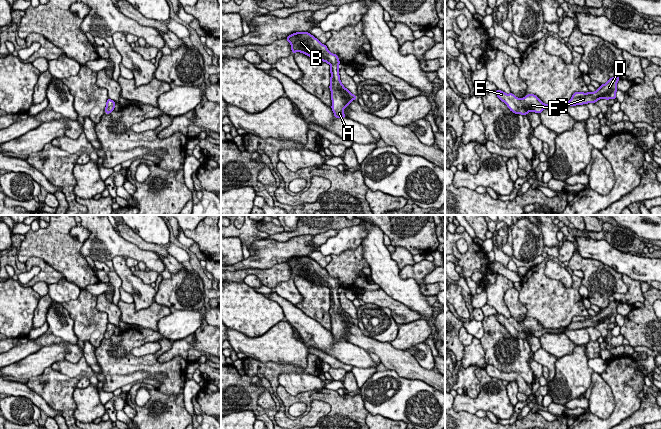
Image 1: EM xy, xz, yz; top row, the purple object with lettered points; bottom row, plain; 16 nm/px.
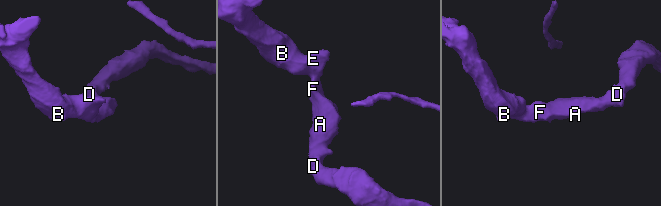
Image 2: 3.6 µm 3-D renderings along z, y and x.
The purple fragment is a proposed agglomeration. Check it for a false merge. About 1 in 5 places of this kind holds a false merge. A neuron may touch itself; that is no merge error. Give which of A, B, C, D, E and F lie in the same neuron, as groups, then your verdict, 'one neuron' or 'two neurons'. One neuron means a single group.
groups A B C D E F; one neuron

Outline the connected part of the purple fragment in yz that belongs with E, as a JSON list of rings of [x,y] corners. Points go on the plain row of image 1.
[[[618,300],[610,302],[605,308],[601,308],[595,316],[575,316],[571,323],[560,329],[544,328],[536,319],[527,318],[523,322],[517,322],[513,317],[506,318],[502,314],[496,314],[497,321],[504,326],[511,336],[515,338],[527,339],[529,336],[540,338],[545,333],[562,333],[565,330],[576,330],[588,327],[596,327],[600,323],[616,323],[618,314],[617,307],[620,304]]]

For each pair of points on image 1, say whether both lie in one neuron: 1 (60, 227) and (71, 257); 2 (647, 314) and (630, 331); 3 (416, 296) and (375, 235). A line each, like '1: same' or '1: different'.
1: same
2: same
3: same

